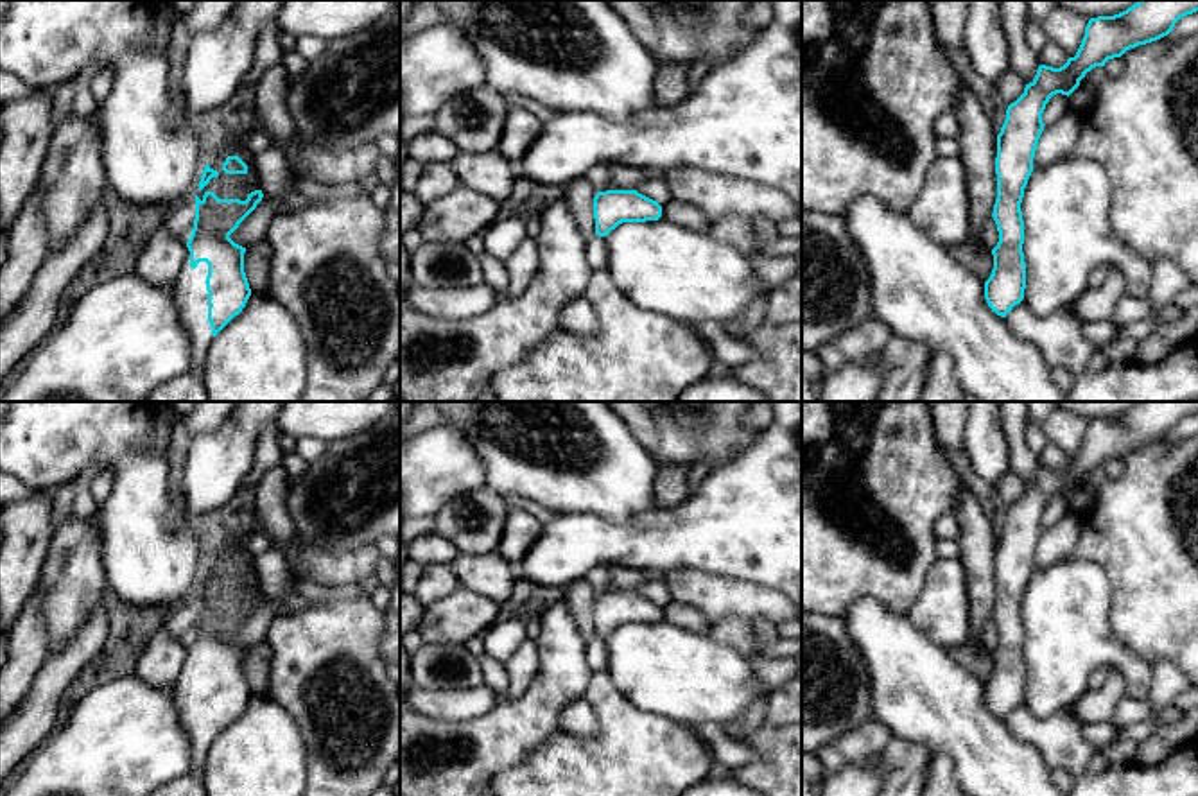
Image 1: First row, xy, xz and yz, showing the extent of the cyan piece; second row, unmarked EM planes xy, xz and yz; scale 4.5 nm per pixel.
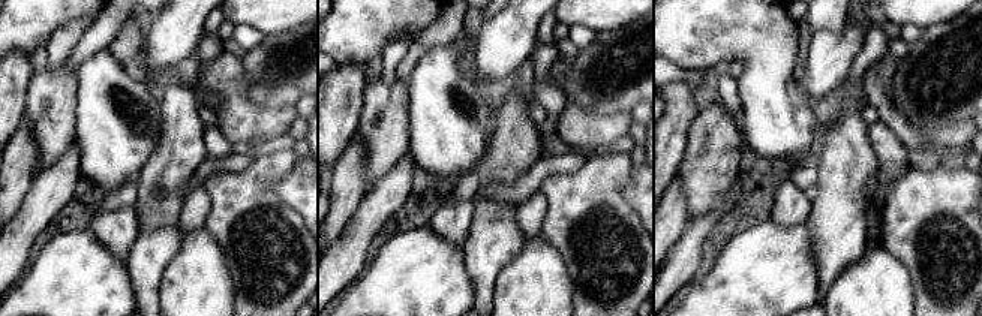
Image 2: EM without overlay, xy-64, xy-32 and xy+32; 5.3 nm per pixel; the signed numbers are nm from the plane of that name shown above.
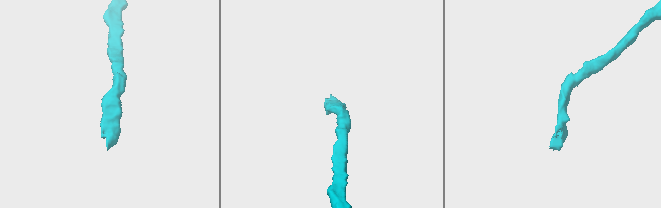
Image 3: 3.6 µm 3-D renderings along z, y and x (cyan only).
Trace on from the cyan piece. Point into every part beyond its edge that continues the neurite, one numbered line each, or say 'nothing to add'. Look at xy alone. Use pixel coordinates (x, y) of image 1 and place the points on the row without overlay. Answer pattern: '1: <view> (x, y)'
1: xy (190, 694)

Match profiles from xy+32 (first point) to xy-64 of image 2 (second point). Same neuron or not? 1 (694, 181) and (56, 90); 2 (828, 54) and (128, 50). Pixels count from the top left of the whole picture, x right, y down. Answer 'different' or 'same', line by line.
1: same
2: different

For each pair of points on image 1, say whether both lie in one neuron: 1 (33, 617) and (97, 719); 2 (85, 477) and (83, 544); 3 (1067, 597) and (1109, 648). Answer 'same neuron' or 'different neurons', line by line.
1: different neurons
2: different neurons
3: same neuron

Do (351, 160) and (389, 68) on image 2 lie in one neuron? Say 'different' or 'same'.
different

